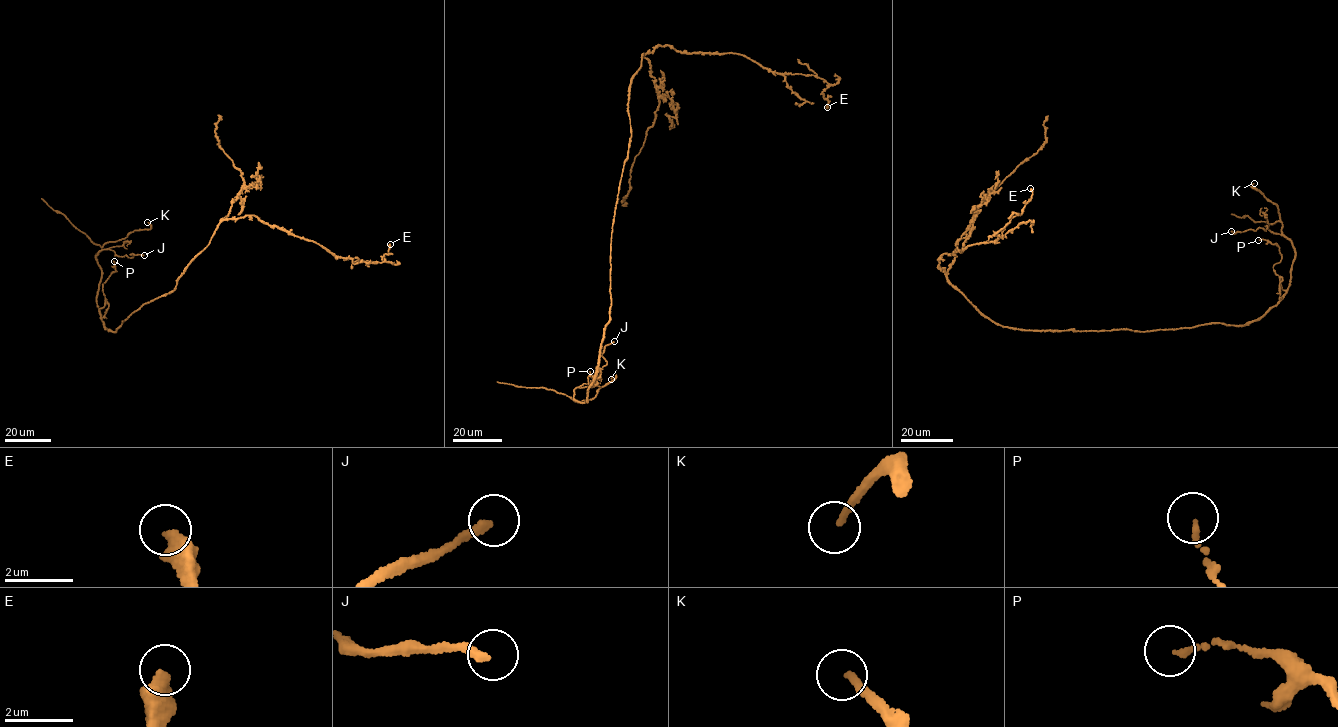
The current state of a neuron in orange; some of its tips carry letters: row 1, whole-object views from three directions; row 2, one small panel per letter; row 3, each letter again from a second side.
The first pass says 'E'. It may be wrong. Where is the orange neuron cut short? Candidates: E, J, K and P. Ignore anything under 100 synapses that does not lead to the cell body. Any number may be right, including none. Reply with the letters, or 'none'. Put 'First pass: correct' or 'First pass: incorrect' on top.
First pass: incorrect
none

